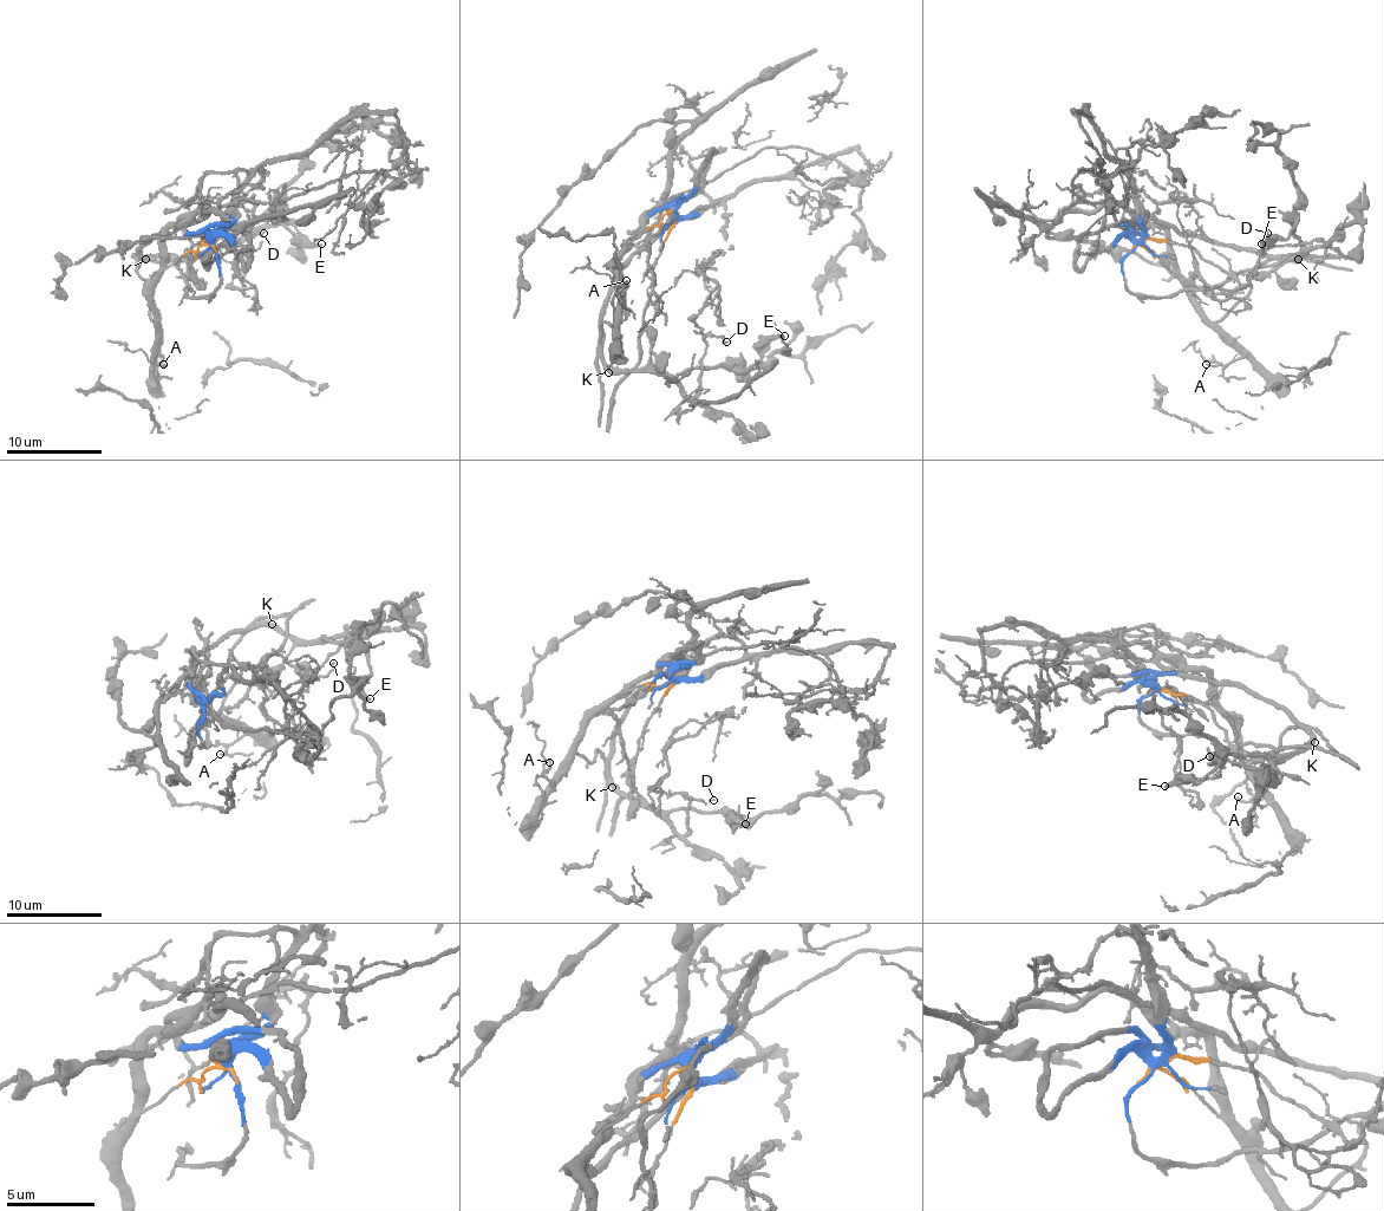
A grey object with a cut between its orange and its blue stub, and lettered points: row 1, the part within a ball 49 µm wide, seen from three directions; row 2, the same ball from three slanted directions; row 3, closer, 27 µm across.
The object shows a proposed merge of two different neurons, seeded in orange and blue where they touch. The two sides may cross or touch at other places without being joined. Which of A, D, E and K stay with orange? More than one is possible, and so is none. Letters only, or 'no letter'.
A

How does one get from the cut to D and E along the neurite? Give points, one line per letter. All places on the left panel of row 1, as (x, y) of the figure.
D: (211, 245), (221, 285), (187, 297), (180, 271), (187, 273), (187, 261), (235, 240), (247, 254), (263, 233)
E: (211, 245), (221, 285), (187, 297), (187, 261), (261, 220), (321, 245)

